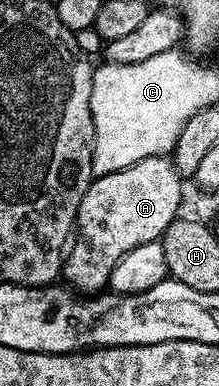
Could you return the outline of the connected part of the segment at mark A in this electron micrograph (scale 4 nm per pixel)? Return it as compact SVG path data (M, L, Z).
M167 156L147 157L122 171L96 177L88 186L86 195L82 195L82 203L78 207L74 236L71 238L70 248L64 258L63 280L73 290L84 295L95 295L101 292L109 284L114 267L118 266L119 261L128 252L163 238L166 227L170 227L170 223L175 221L181 212L180 200L184 197L184 189L180 184L182 184L180 172Z

